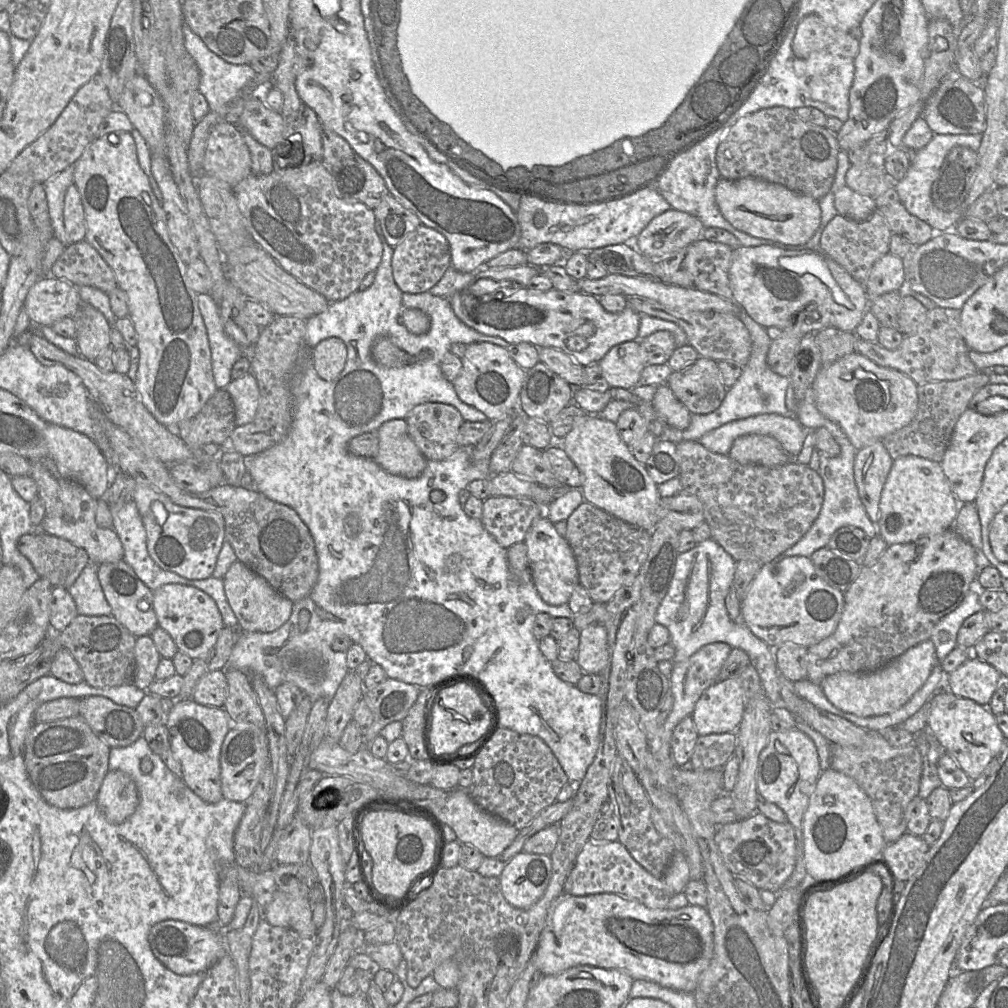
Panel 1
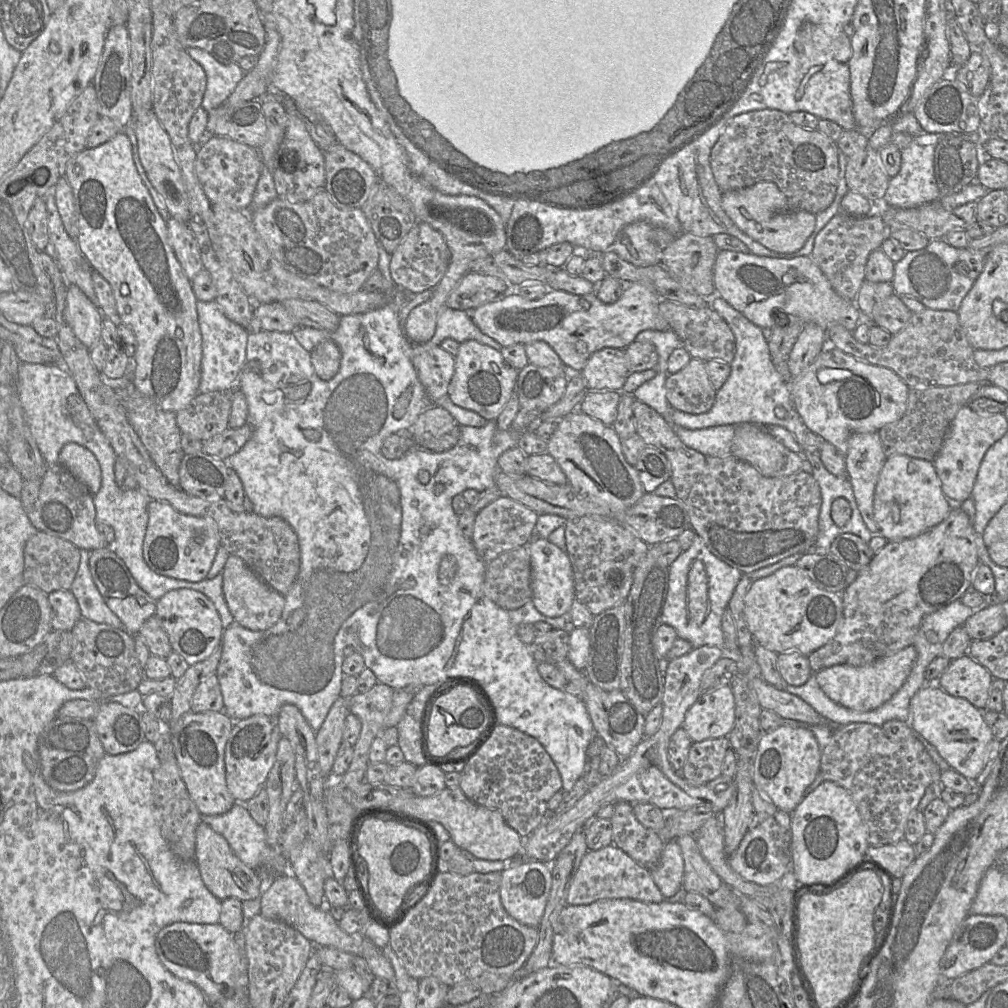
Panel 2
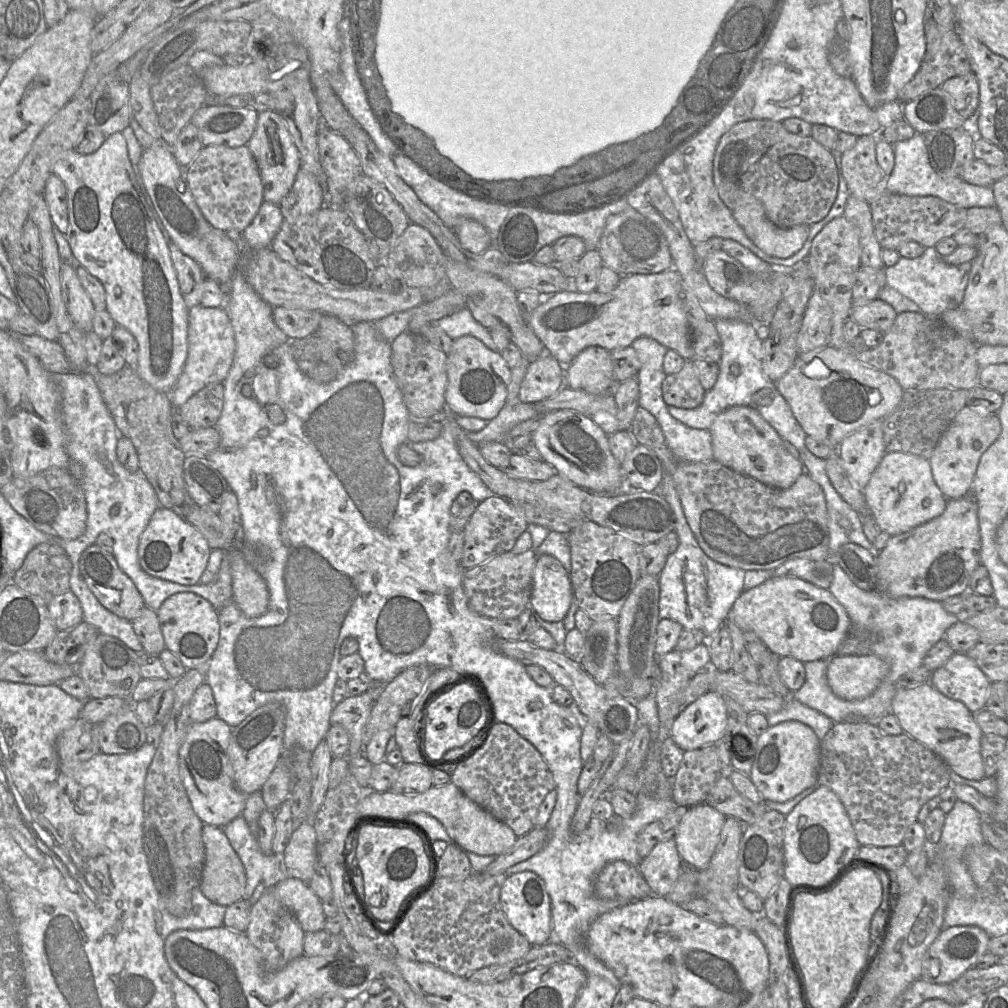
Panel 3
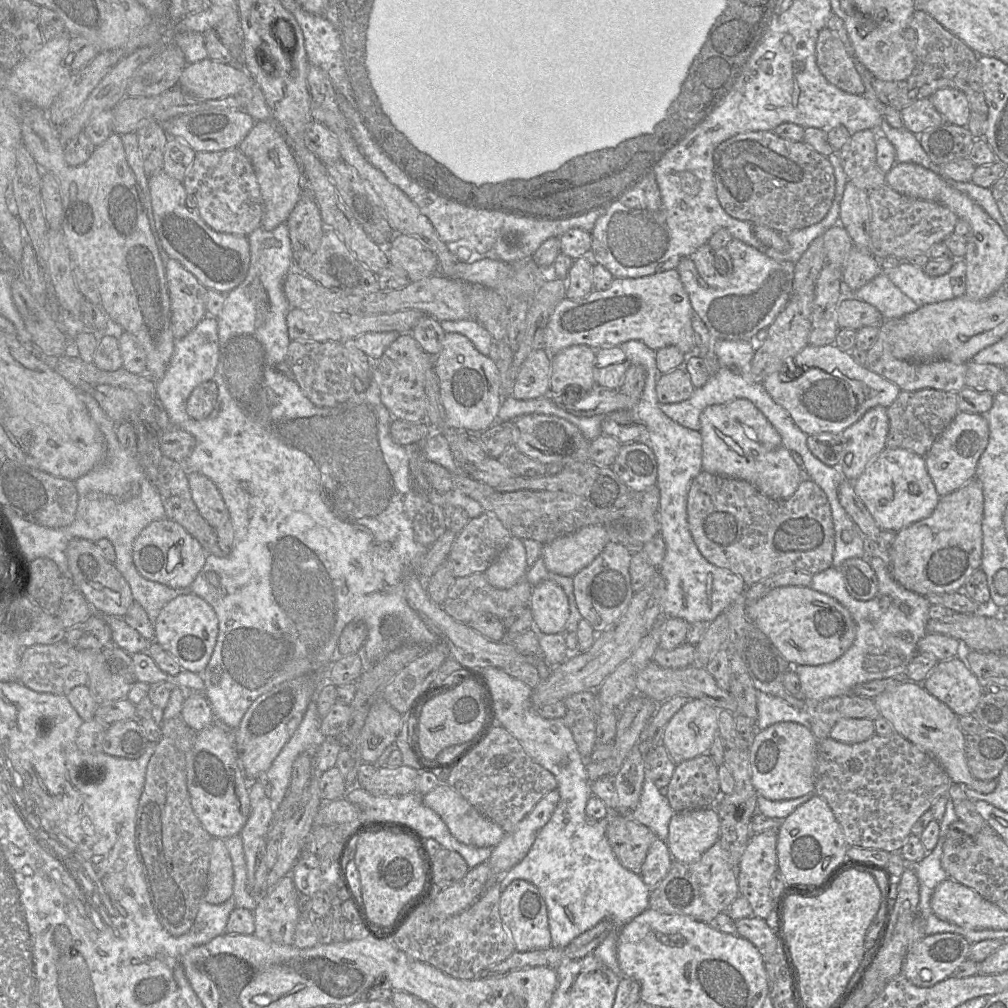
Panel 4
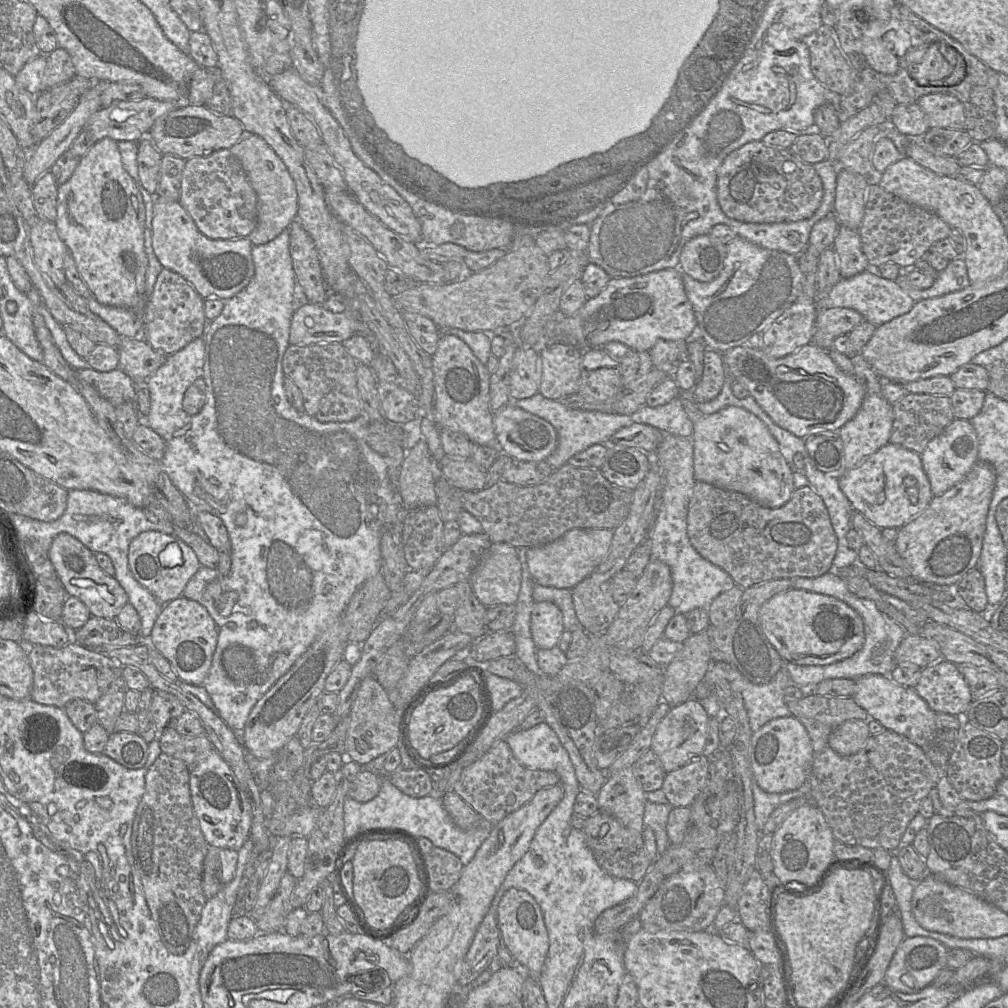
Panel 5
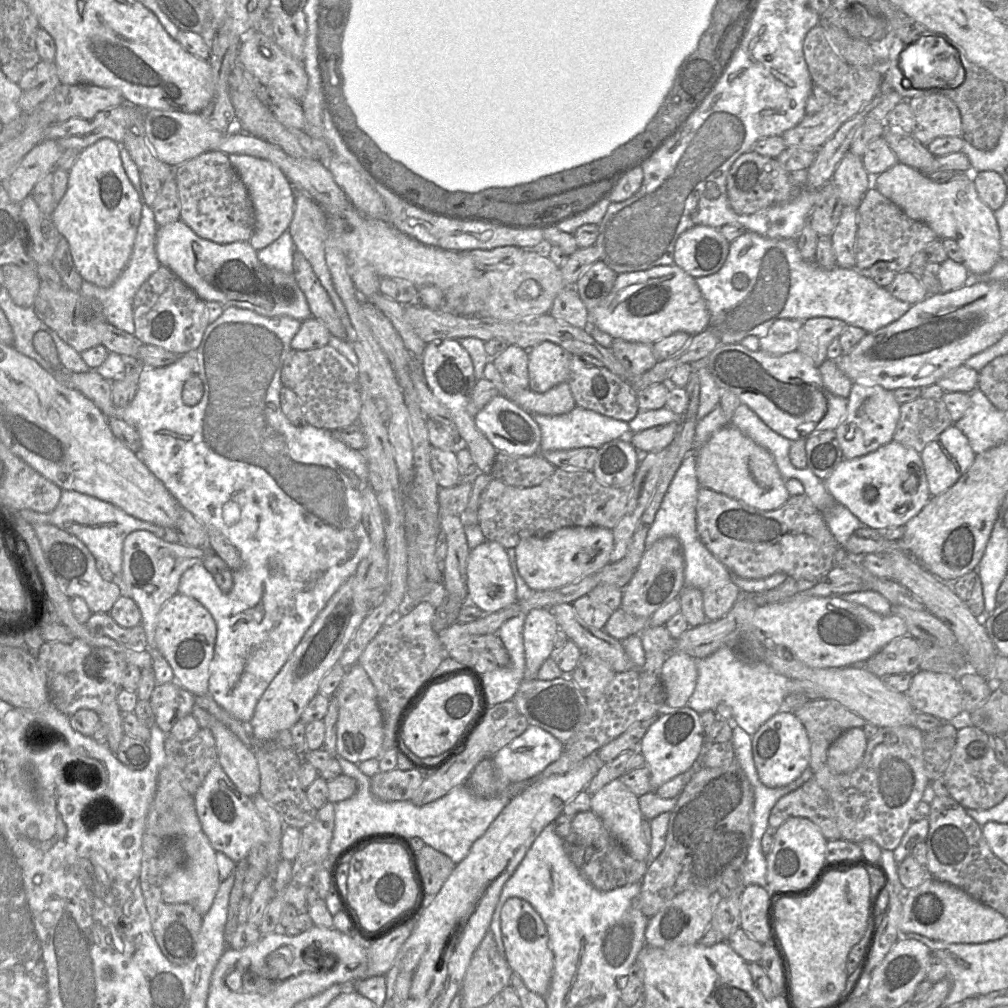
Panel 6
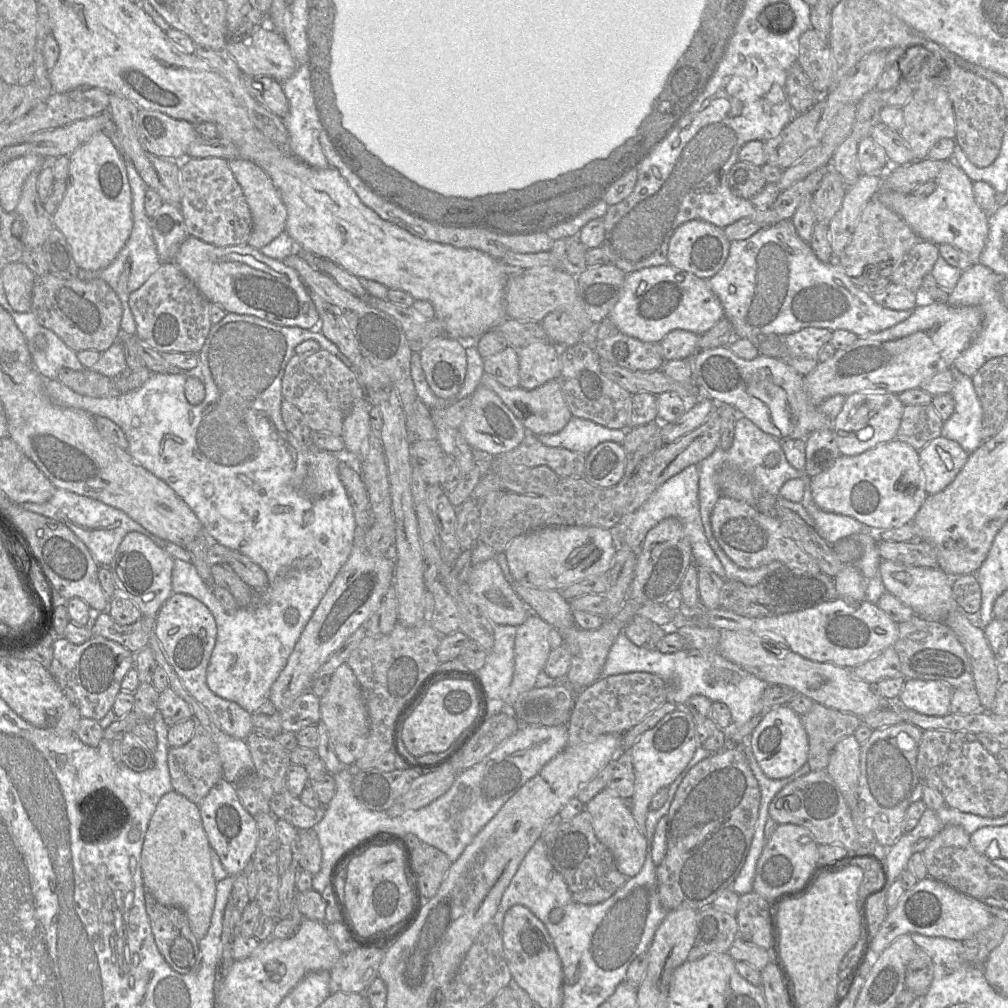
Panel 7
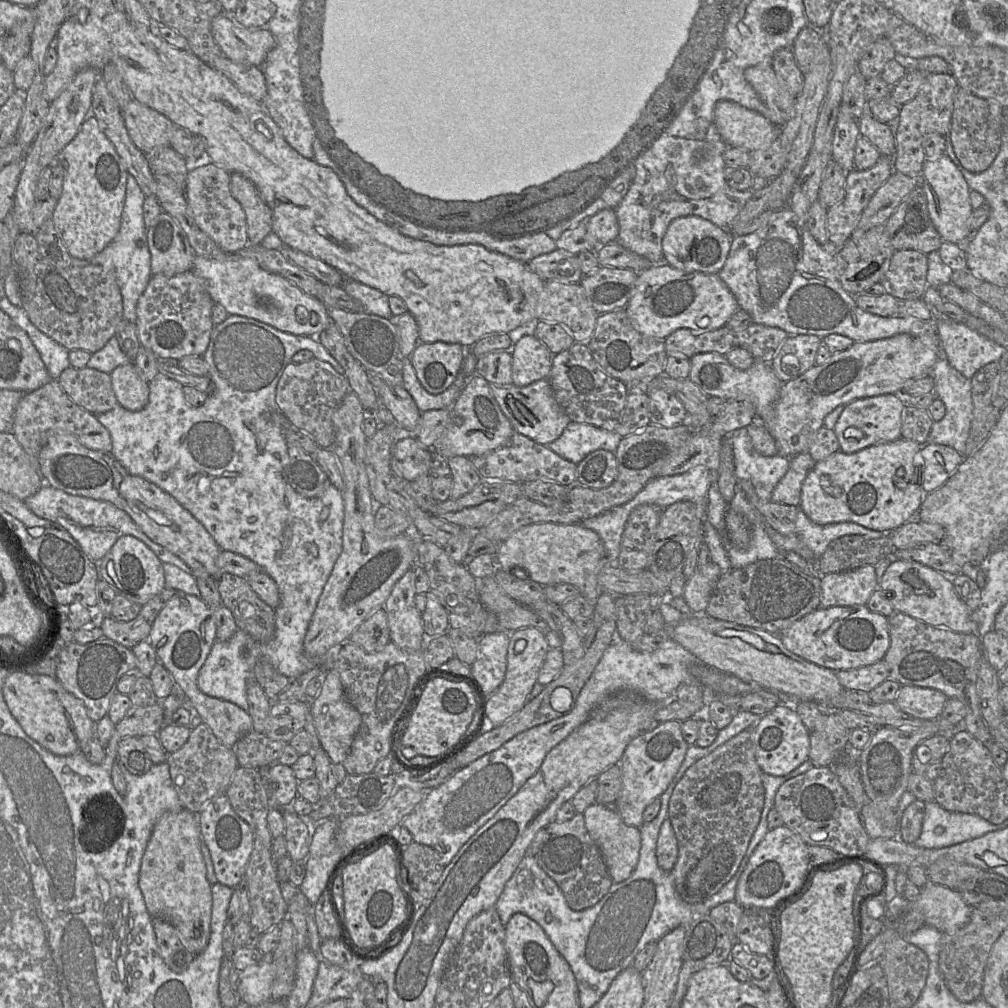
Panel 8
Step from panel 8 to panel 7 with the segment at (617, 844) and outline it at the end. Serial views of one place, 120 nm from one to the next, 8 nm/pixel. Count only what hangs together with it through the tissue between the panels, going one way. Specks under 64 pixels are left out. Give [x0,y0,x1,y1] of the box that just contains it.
[585,788,647,878]

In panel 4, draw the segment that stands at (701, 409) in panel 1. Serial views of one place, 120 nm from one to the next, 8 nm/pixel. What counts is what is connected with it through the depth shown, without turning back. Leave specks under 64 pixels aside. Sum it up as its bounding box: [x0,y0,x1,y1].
[656,367,695,404]

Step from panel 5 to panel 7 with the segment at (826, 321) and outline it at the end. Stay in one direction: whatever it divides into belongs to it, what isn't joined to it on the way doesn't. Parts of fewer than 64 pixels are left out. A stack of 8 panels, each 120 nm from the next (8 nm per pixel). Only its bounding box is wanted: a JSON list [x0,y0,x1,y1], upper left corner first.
[780,327,833,375]

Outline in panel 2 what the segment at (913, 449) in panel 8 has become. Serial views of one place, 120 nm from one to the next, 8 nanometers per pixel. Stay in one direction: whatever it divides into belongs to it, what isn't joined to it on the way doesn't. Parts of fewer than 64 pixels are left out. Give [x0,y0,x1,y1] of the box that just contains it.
[873,455,951,541]

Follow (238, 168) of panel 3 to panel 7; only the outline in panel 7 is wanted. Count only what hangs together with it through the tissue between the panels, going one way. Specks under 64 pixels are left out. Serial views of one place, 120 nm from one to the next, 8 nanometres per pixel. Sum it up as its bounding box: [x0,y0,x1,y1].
[179,158,252,247]

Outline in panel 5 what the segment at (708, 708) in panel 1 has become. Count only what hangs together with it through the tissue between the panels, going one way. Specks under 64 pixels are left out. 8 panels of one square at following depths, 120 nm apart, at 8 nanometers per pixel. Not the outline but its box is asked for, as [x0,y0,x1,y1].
[650,698,709,773]

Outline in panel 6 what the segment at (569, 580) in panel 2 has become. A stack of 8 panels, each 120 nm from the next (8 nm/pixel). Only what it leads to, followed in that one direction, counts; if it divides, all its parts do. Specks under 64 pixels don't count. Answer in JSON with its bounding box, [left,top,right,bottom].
[523,608,558,679]

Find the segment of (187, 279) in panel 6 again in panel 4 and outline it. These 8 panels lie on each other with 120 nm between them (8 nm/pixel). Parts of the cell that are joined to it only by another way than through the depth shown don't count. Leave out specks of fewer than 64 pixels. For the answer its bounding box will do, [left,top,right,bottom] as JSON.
[148,170,250,294]

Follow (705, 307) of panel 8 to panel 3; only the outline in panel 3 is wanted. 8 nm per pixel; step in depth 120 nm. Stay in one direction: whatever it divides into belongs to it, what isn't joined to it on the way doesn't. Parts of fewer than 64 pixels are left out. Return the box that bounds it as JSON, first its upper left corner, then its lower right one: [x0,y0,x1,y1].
[525,269,693,367]

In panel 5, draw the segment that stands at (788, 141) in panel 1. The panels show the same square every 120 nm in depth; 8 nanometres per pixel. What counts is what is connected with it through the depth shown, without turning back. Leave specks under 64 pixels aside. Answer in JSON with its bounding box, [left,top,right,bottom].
[717,140,823,223]

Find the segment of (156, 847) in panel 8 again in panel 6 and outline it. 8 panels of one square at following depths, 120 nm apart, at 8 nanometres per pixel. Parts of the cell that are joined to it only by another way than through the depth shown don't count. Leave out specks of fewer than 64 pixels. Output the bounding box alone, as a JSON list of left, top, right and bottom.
[154,796,220,917]

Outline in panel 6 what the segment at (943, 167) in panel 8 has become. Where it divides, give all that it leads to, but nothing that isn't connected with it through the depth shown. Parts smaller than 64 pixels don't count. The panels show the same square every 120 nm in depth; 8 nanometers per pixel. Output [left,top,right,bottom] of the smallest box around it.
[875,162,1001,275]

